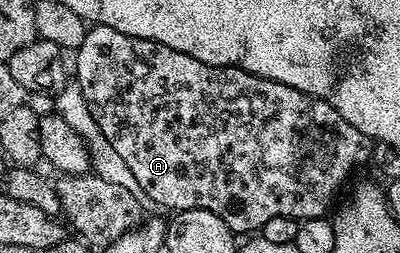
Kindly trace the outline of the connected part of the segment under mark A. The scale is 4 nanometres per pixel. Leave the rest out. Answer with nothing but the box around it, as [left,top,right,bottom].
[72,26,372,233]

